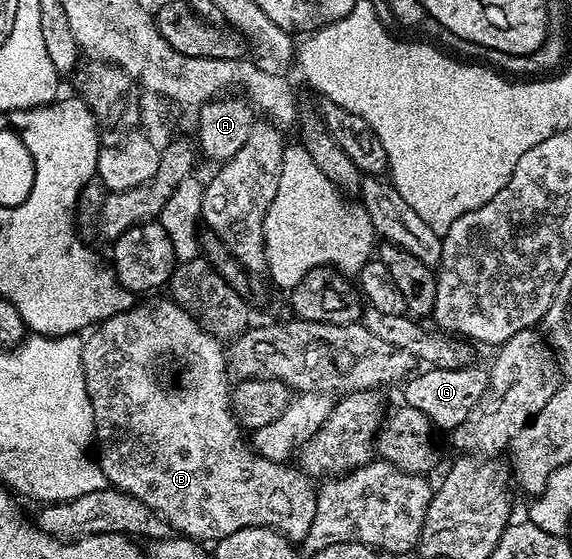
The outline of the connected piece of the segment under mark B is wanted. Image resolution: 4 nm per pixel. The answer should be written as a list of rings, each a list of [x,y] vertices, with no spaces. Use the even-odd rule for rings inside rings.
[[[158,297],[147,298],[150,299],[147,303],[139,302],[128,311],[101,320],[82,344],[96,458],[107,484],[144,501],[179,536],[187,539],[217,541],[228,537],[228,533],[236,533],[236,529],[273,527],[291,541],[305,540],[308,529],[312,529],[312,517],[316,517],[315,484],[310,484],[313,482],[297,466],[274,463],[251,449],[247,440],[245,443],[238,439],[240,428],[230,405],[231,380],[223,377],[214,383],[212,376],[192,369],[184,377],[184,389],[162,389],[162,379],[158,376],[162,347],[170,355],[183,355],[188,366],[206,366],[210,371],[227,362],[227,352],[217,338],[208,337],[194,316],[172,298],[154,298]],[[234,459],[238,459],[238,483],[230,479],[230,487],[210,487],[210,471],[218,471],[226,463],[234,467]]]

